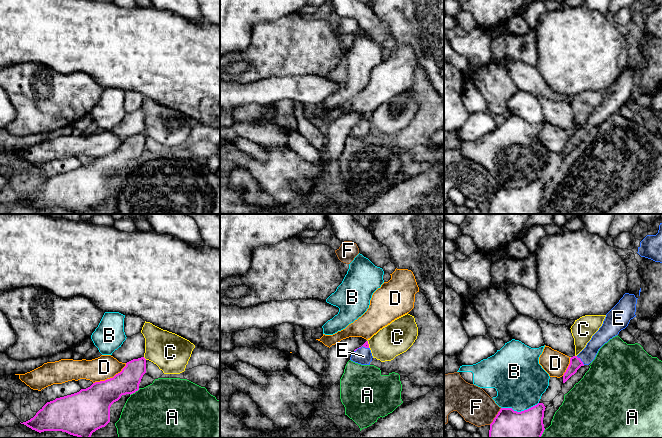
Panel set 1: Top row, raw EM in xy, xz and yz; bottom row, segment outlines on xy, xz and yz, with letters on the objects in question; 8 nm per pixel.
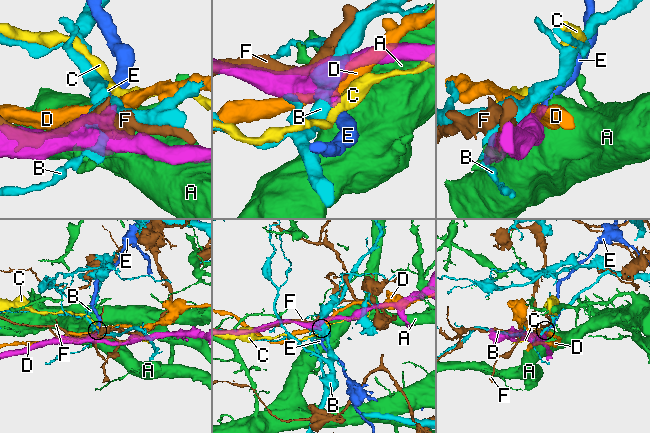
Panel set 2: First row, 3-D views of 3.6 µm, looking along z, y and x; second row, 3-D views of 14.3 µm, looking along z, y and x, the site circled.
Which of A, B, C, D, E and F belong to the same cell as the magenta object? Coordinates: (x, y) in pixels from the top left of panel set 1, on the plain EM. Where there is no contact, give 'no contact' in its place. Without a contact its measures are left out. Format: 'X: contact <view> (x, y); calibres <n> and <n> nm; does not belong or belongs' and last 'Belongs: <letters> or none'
A: contact xy (134, 168); calibres 220 and 500 nm; does not belong
B: contact yz (519, 188); calibres 420 and 400 nm; does not belong
C: contact xy (144, 134); calibres 190 and 300 nm; does not belong
D: contact xy (110, 154); calibres 280 and 190 nm; does not belong
E: contact yz (580, 136); calibres 100 and 120 nm; belongs
F: contact yz (496, 192); calibres 420 and 280 nm; does not belong
Belongs: E

